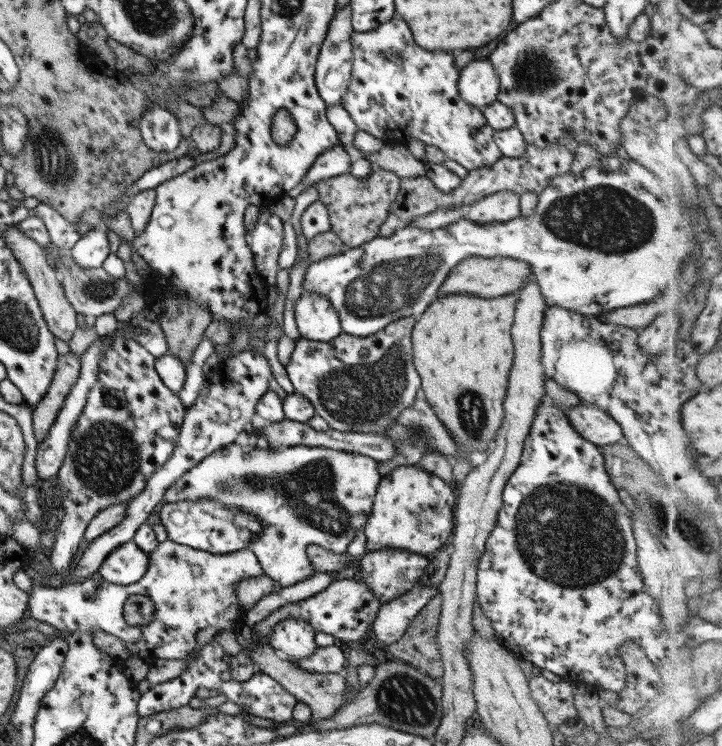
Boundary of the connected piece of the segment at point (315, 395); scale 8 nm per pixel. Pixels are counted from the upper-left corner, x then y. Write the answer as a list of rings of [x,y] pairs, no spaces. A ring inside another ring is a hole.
[[[415,315],[405,316],[399,318],[387,324],[387,327],[383,328],[375,334],[371,334],[365,337],[350,336],[349,334],[341,332],[335,339],[329,340],[329,342],[311,342],[311,340],[303,340],[299,338],[294,344],[292,353],[290,354],[289,361],[285,364],[284,369],[288,379],[293,386],[293,393],[300,394],[303,398],[307,399],[314,408],[314,414],[320,416],[325,420],[329,429],[348,432],[348,433],[379,433],[382,432],[393,424],[396,416],[403,410],[407,408],[415,399],[415,392],[420,388],[420,378],[418,377],[417,371],[414,369],[412,363],[412,352],[410,345],[410,336],[415,324]]]

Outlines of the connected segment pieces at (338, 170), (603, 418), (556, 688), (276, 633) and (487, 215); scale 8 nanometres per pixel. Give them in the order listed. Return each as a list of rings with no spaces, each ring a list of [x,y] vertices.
[[[341,144],[329,147],[317,156],[300,182],[305,186],[309,186],[315,181],[339,176],[348,172],[349,165],[350,152],[348,150]]]
[[[581,403],[568,407],[565,413],[575,432],[591,444],[603,446],[623,439],[620,426],[596,406]]]
[[[538,675],[527,680],[527,688],[551,730],[556,729],[557,725],[566,719],[578,719],[571,686],[564,681],[553,684]]]
[[[286,618],[273,627],[266,643],[286,658],[306,658],[316,649],[314,629],[308,622]]]
[[[505,190],[471,203],[465,218],[473,224],[491,224],[507,222],[517,216],[519,216],[519,195]]]

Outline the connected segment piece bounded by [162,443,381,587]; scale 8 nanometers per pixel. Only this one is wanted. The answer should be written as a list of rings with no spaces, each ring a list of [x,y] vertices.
[[[229,443],[202,458],[163,493],[167,503],[180,500],[212,498],[224,506],[242,508],[260,524],[260,533],[250,542],[249,549],[256,556],[262,572],[279,586],[289,586],[315,573],[305,554],[307,545],[319,545],[333,554],[343,554],[355,531],[361,529],[372,509],[374,494],[380,478],[378,461],[342,450],[323,447],[294,446],[284,449],[265,449]]]

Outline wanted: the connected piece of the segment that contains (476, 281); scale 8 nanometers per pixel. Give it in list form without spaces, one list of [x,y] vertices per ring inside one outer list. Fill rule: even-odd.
[[[469,256],[455,265],[455,269],[449,271],[446,280],[439,285],[438,296],[472,294],[478,297],[495,298],[511,293],[515,294],[517,290],[524,286],[531,275],[531,270],[525,262],[513,258],[493,257],[483,259],[479,256]]]

